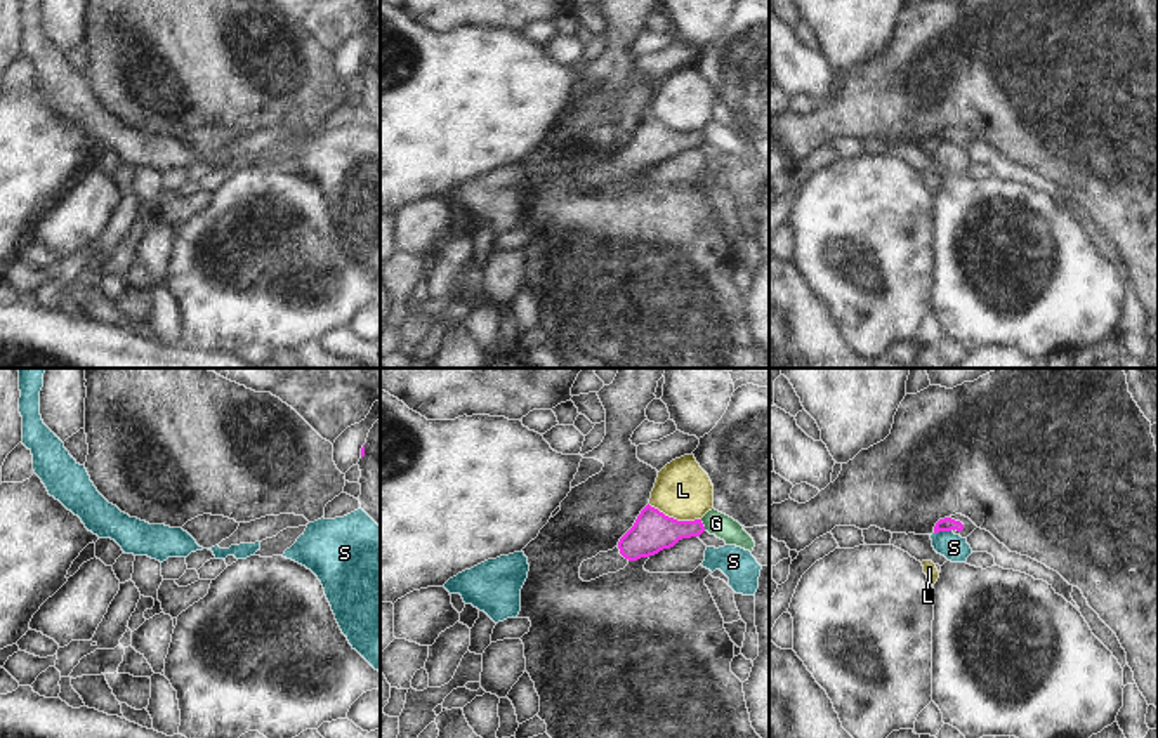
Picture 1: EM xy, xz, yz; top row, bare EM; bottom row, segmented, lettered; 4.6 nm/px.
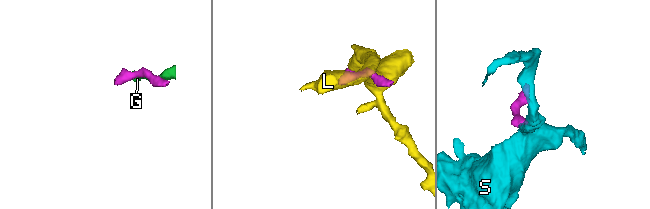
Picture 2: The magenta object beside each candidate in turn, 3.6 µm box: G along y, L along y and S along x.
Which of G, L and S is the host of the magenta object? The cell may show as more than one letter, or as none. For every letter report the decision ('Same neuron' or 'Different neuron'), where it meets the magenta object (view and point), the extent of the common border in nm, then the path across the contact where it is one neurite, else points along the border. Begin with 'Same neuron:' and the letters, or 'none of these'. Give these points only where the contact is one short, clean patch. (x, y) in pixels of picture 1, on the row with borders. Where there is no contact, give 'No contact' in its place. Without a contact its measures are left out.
Same neuron: none of these
G: Different neuron. Touches magenta at xz (702, 525). Shared border 60 nm. Boundary: xz (700, 520), (705, 530)
L: Different neuron. Touches magenta at xz (672, 518). Shared border 260 nm. Boundary: xz (648, 504), (677, 520), (700, 520)
S: Different neuron. Touches magenta at yz (941, 530). Shared border 80 nm. Boundary: yz (950, 530), (934, 533).

